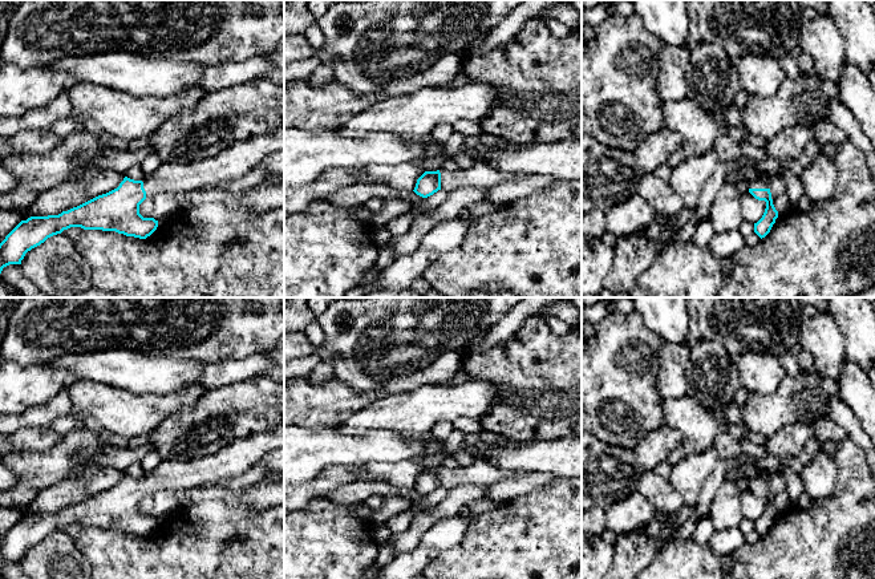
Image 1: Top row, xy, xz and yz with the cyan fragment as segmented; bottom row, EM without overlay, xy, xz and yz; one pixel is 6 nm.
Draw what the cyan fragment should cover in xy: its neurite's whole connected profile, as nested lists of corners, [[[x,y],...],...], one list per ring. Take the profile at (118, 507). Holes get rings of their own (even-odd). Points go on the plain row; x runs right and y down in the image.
[[[284,424],[274,430],[235,440],[215,454],[191,461],[162,461],[154,471],[145,473],[142,478],[125,474],[117,486],[58,513],[21,518],[0,540],[0,571],[9,562],[21,562],[28,548],[70,525],[116,529],[146,537],[157,527],[158,518],[139,511],[139,502],[145,497],[154,497],[159,491],[186,491],[208,482],[235,478],[281,448]]]

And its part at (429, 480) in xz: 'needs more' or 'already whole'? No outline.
needs more

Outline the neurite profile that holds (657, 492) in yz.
[[[653,470],[645,471],[637,481],[637,491],[653,506],[656,513],[677,513],[684,509],[681,495]]]

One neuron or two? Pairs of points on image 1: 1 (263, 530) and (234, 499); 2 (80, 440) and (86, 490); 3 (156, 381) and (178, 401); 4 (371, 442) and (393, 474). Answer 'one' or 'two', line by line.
1: two
2: two
3: two
4: two

